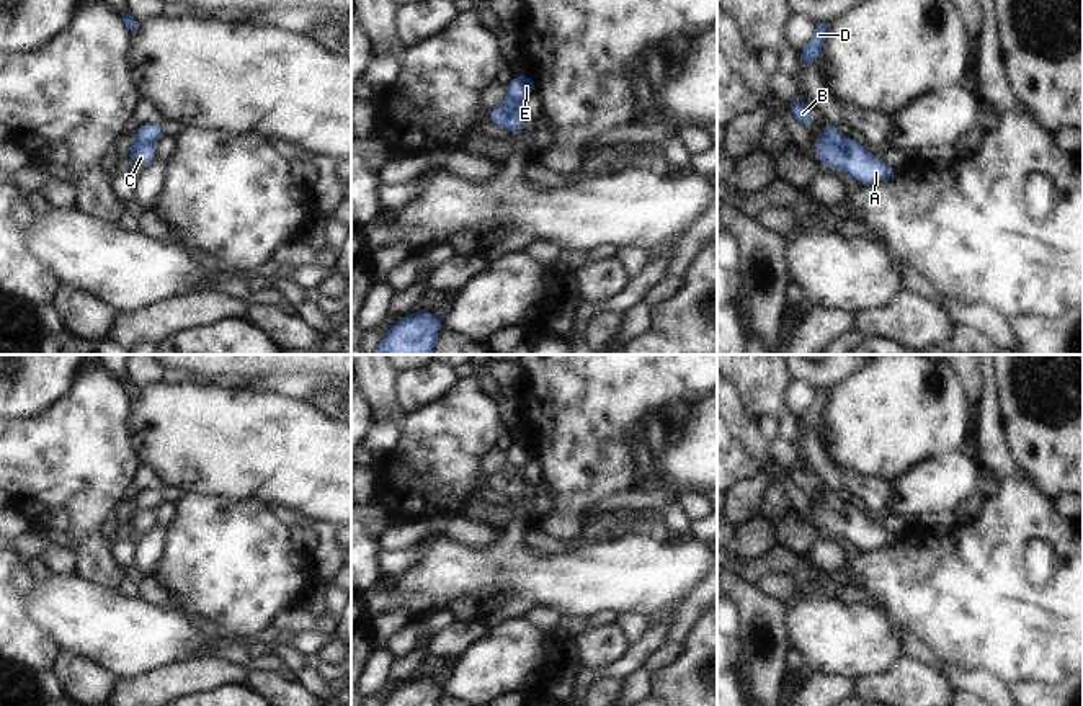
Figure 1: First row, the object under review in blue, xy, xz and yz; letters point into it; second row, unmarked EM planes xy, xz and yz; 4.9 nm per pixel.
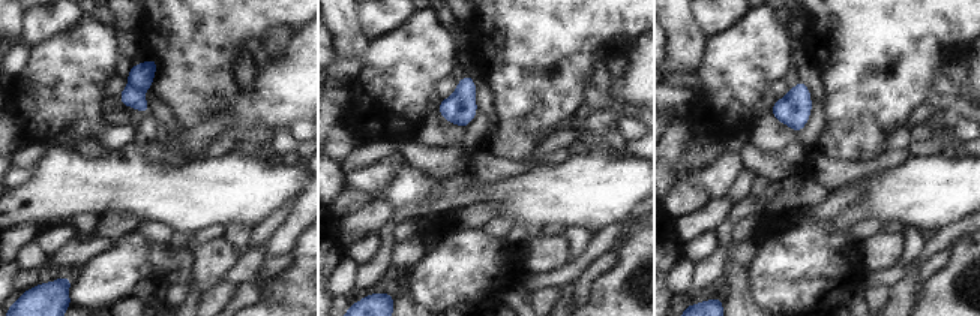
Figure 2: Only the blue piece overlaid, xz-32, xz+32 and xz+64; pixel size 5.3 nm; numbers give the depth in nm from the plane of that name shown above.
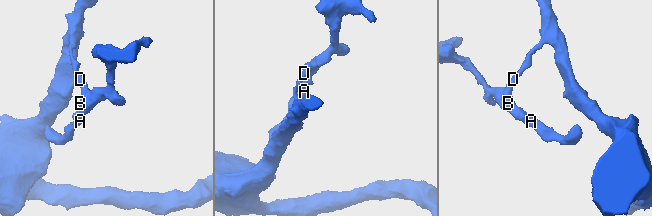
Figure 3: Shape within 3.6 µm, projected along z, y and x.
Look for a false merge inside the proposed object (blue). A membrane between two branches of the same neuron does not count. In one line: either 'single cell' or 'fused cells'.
fused cells

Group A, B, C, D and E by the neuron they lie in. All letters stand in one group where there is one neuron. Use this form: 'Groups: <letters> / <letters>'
Groups: A C E / B D.

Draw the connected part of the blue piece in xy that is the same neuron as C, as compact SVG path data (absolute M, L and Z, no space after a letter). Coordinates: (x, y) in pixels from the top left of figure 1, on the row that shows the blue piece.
M136 142L127 155L127 162L134 162L139 168L147 167L155 160L155 142Z

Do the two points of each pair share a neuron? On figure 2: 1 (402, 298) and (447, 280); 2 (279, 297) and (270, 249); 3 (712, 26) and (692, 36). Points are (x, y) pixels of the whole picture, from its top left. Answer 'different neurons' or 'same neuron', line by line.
1: different neurons
2: different neurons
3: different neurons

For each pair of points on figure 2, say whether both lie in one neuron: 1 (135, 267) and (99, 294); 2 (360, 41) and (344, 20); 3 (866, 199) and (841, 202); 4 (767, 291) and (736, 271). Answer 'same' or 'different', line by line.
1: same
2: same
3: different
4: different

